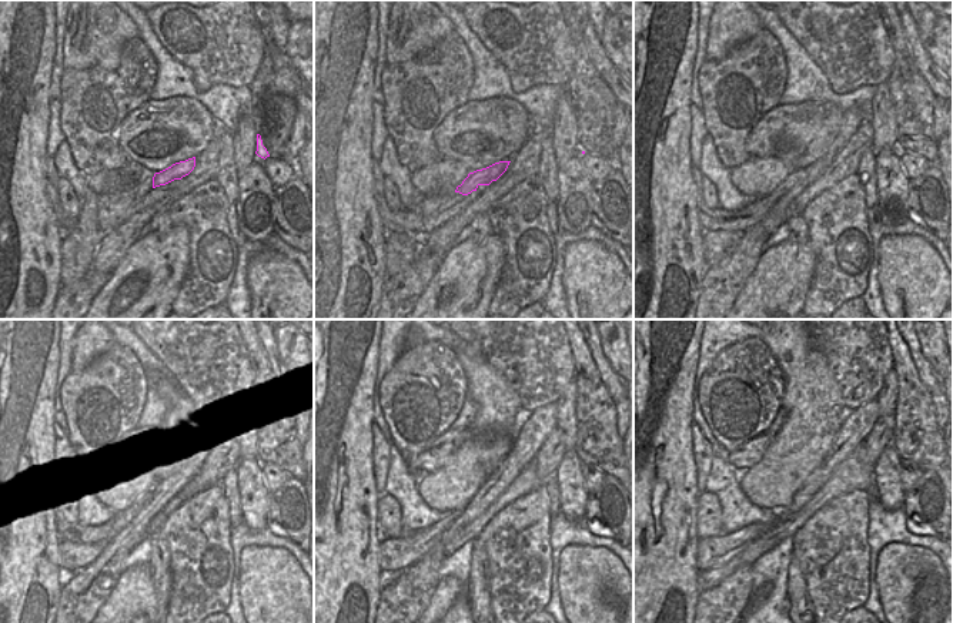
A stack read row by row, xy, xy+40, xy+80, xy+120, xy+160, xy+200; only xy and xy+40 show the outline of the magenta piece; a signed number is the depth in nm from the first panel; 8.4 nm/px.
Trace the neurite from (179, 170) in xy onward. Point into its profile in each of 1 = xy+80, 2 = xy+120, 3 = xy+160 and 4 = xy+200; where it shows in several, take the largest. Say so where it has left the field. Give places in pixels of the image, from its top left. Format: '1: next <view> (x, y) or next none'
1: next xy+80 (796, 177)
2: next xy+120 (119, 522)
3: next xy+160 (394, 553)
4: next xy+200 (712, 552)

